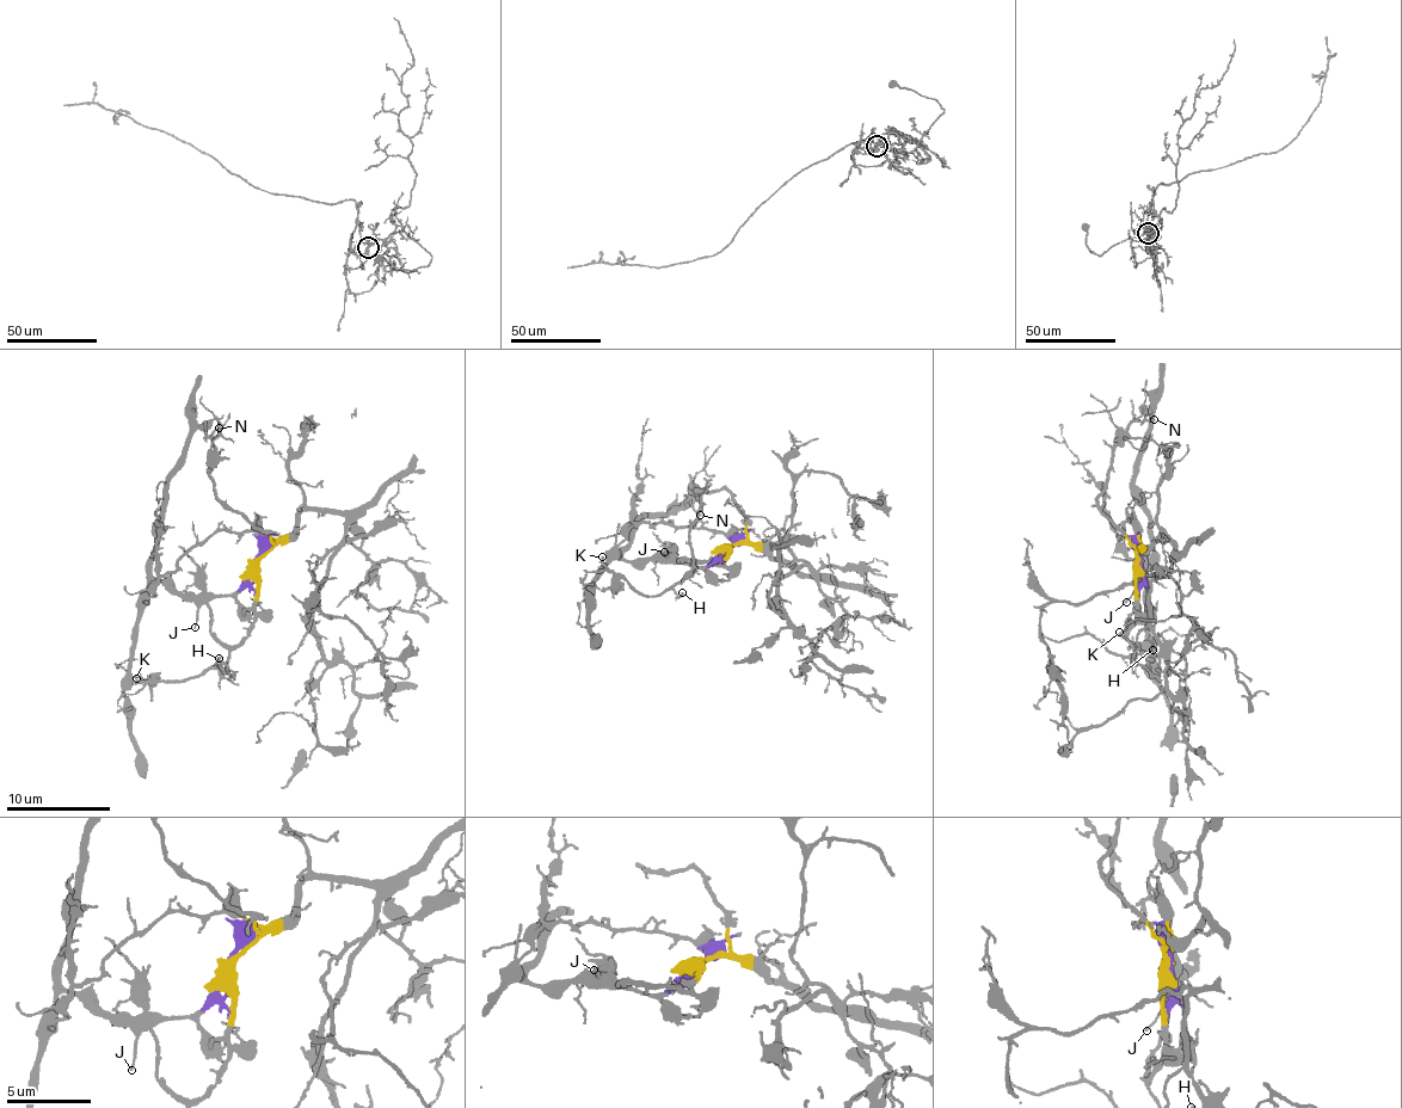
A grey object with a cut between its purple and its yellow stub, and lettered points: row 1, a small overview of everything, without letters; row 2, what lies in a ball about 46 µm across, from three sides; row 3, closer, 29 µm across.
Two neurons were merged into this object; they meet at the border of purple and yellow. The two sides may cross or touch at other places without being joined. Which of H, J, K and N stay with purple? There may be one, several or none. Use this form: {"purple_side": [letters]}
{"purple_side": ["J"]}

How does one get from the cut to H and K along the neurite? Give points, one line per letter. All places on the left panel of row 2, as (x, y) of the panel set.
H: (256, 561), (256, 621), (229, 651), (227, 664), (209, 668), (217, 658)
K: (256, 561), (256, 621), (229, 651), (222, 668), (143, 684), (135, 678)

